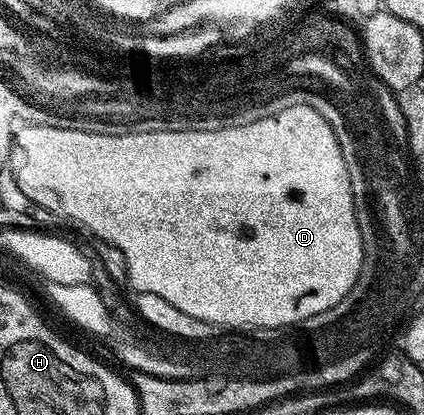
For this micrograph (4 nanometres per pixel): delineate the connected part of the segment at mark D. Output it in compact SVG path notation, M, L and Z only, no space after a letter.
M286 104L278 114L256 120L242 127L220 128L219 131L142 131L135 134L110 135L103 132L64 129L43 134L19 135L16 155L17 182L35 194L42 202L57 202L74 218L82 218L94 226L98 234L106 234L110 242L118 242L118 251L130 262L134 290L150 290L168 300L168 304L196 316L196 320L210 322L215 328L276 328L295 326L317 313L327 312L356 284L362 271L362 238L357 226L352 184L340 144L322 110L313 105L292 107Z

